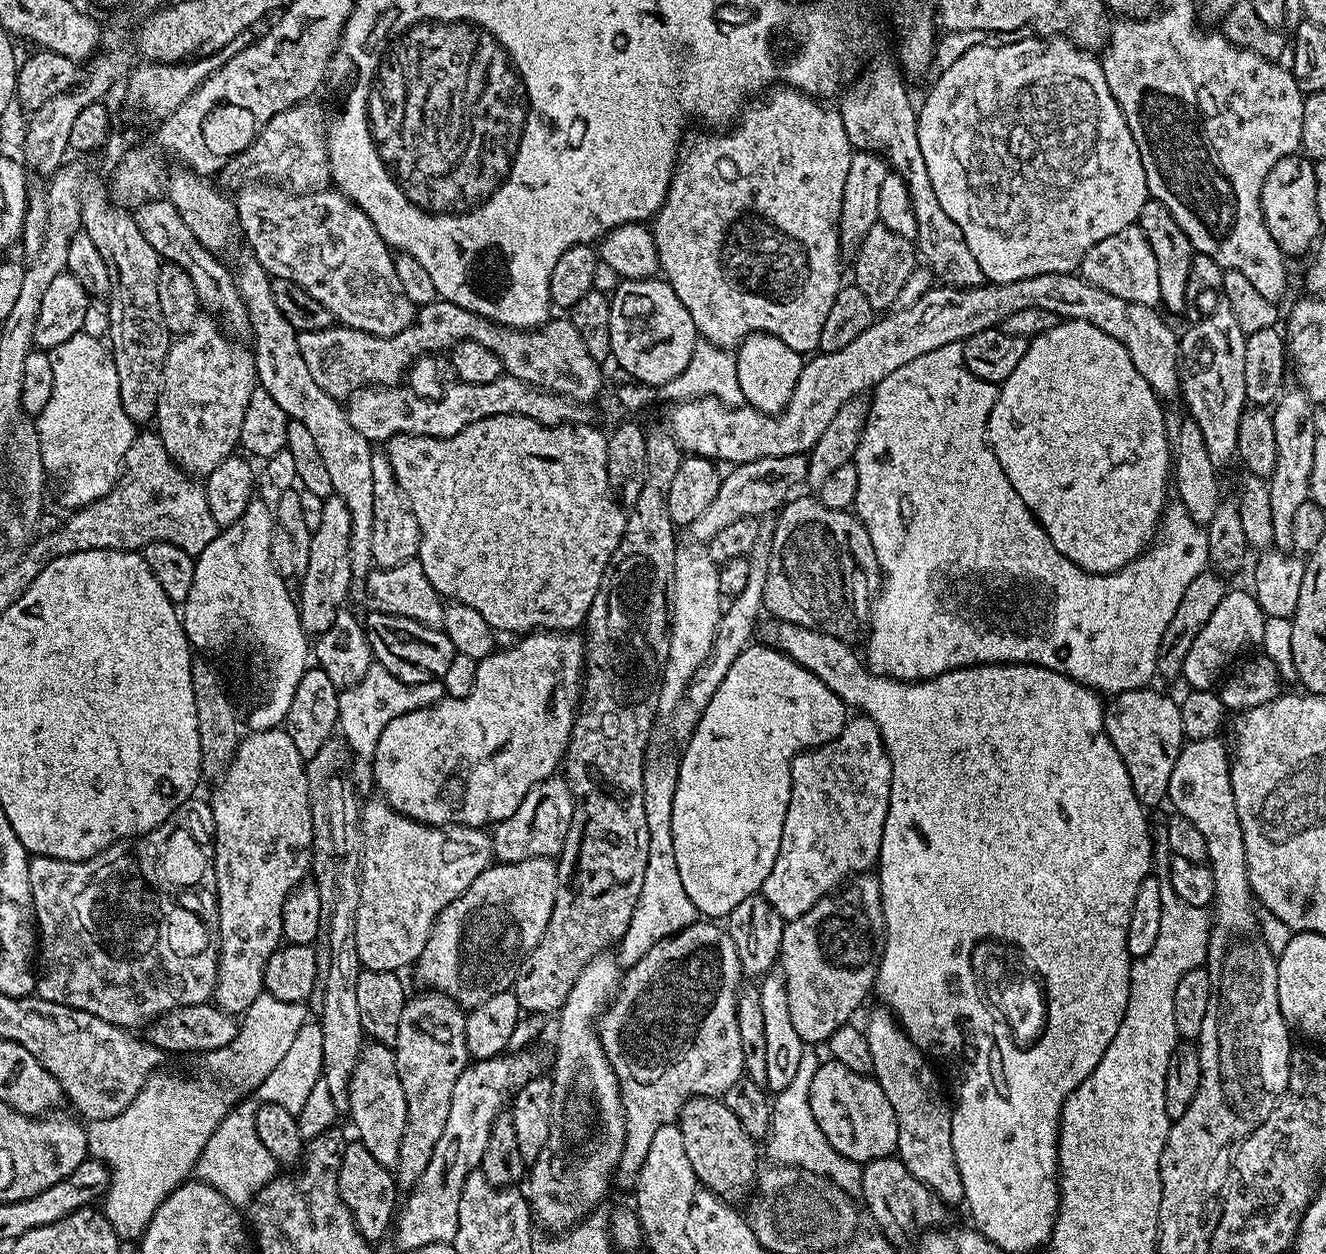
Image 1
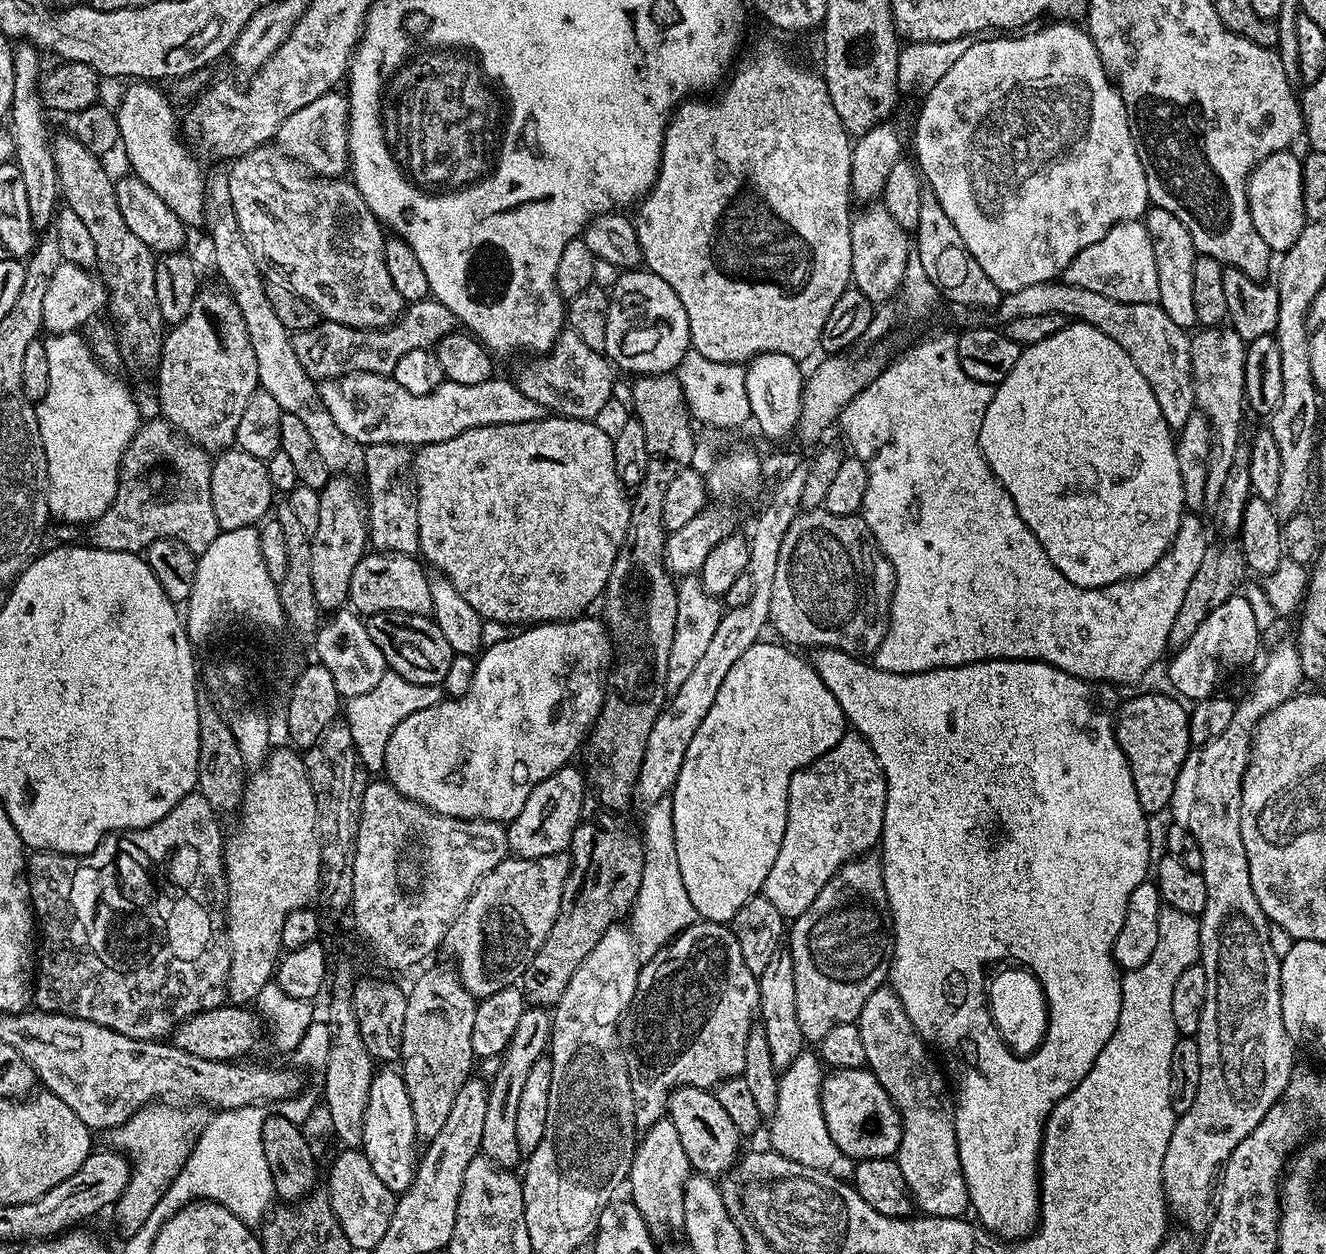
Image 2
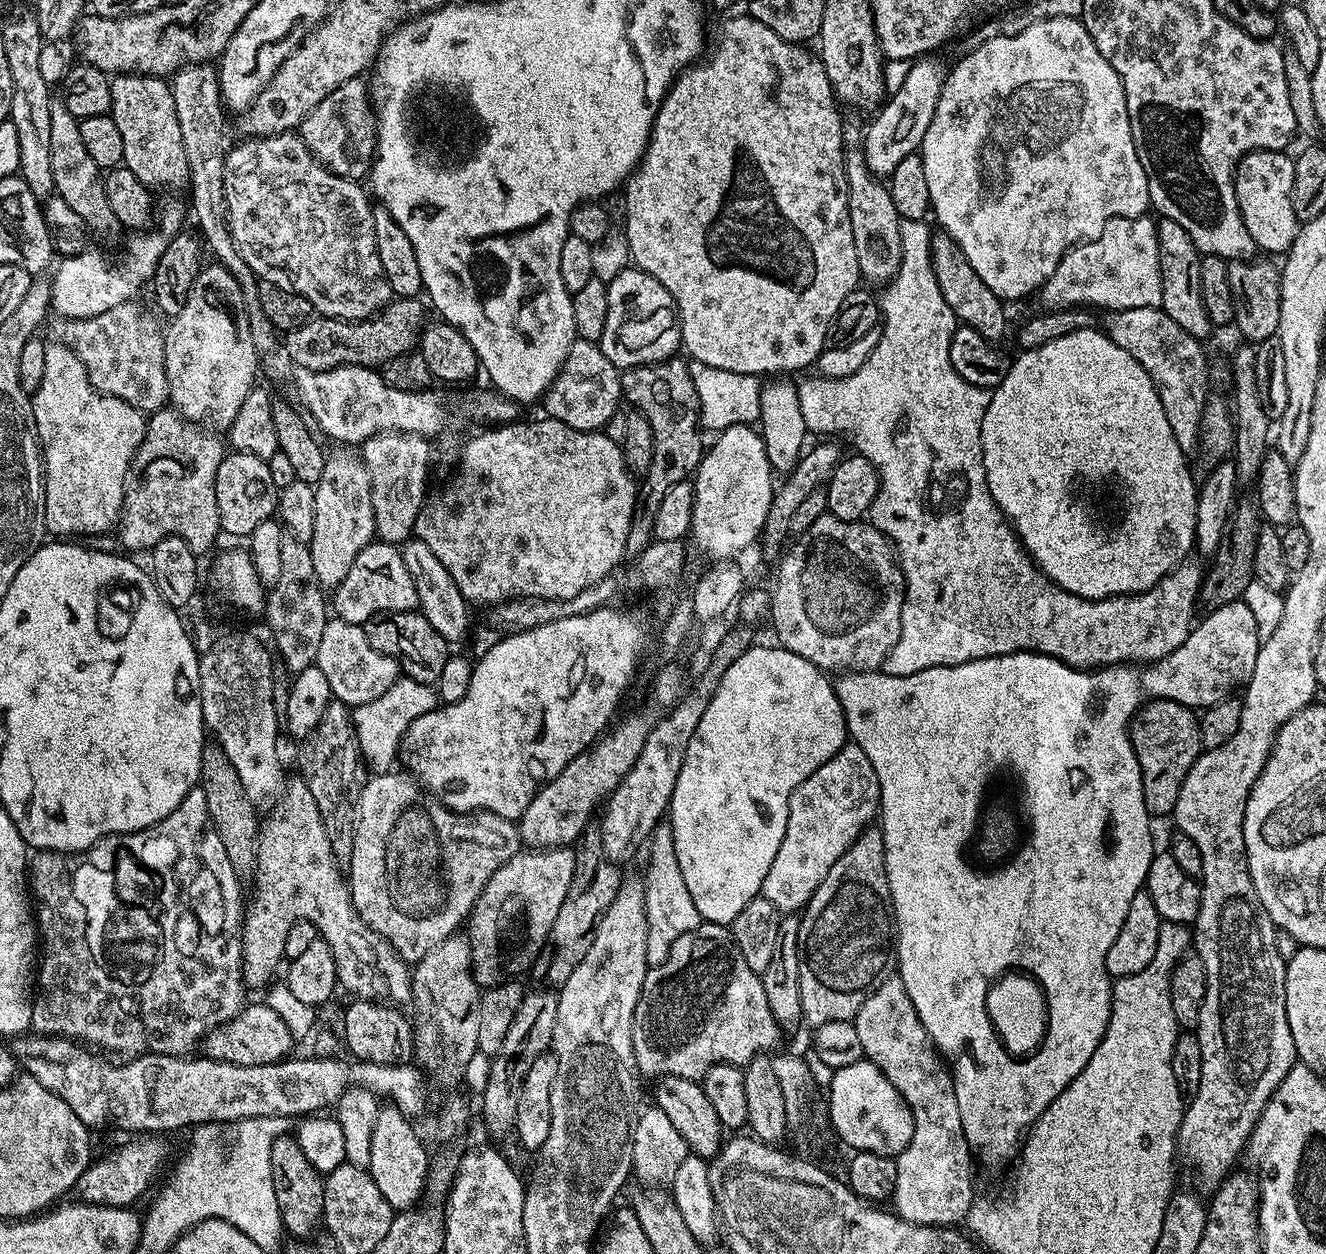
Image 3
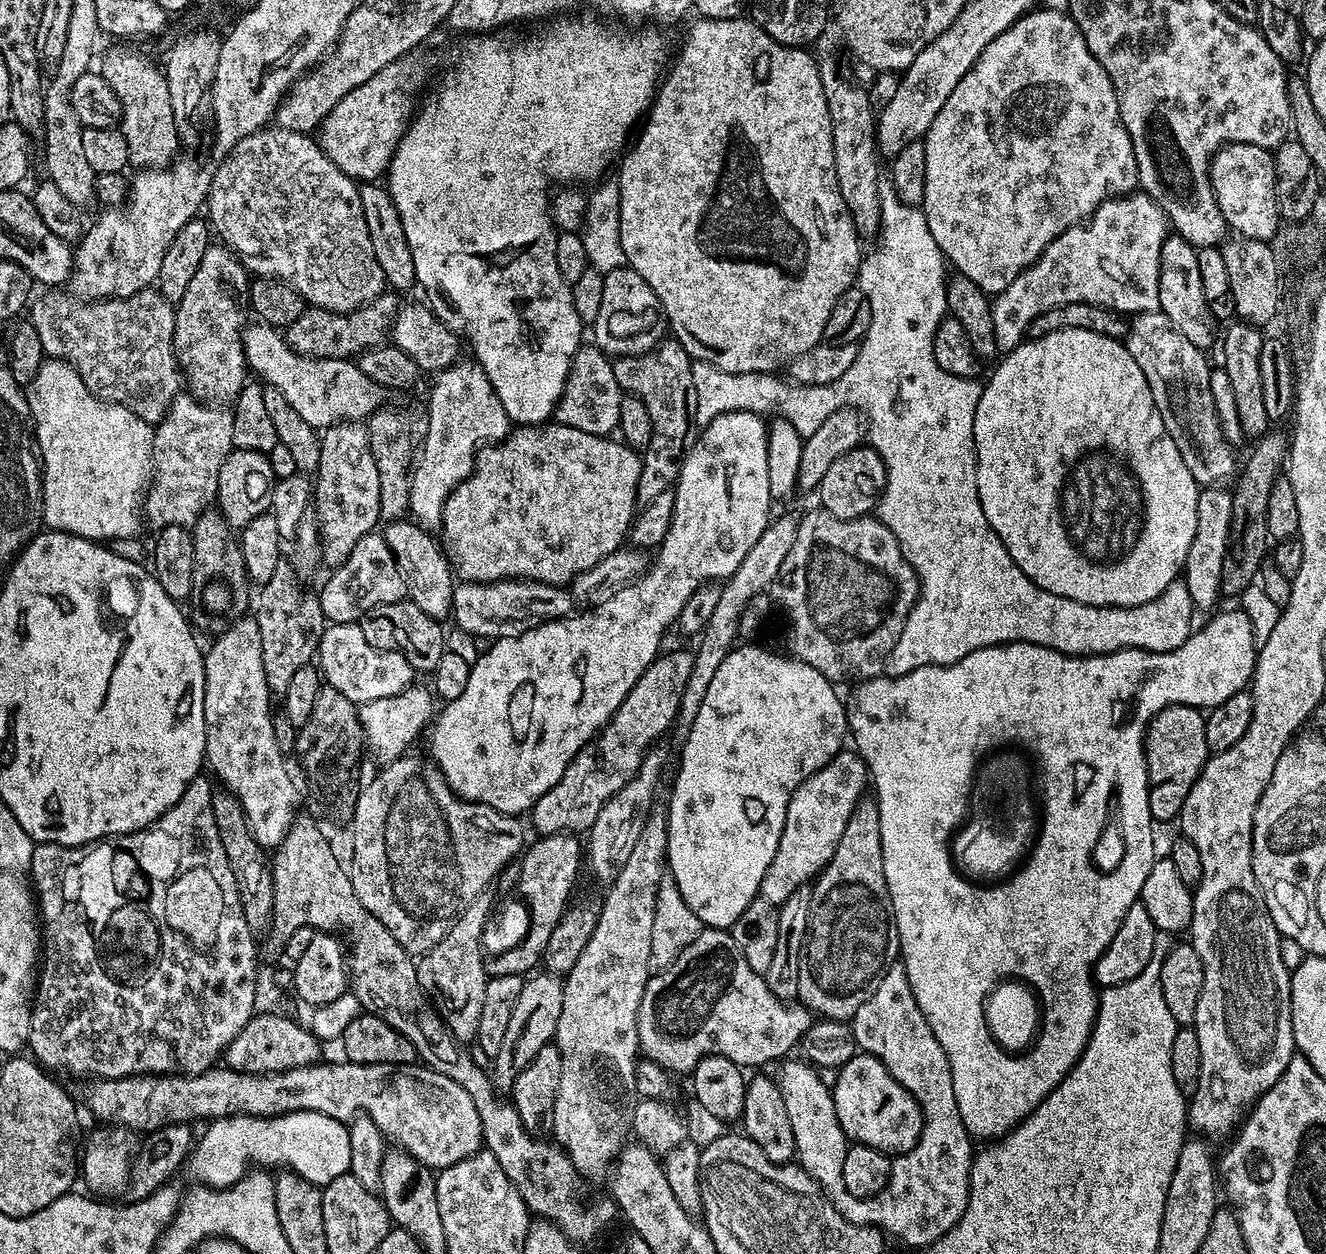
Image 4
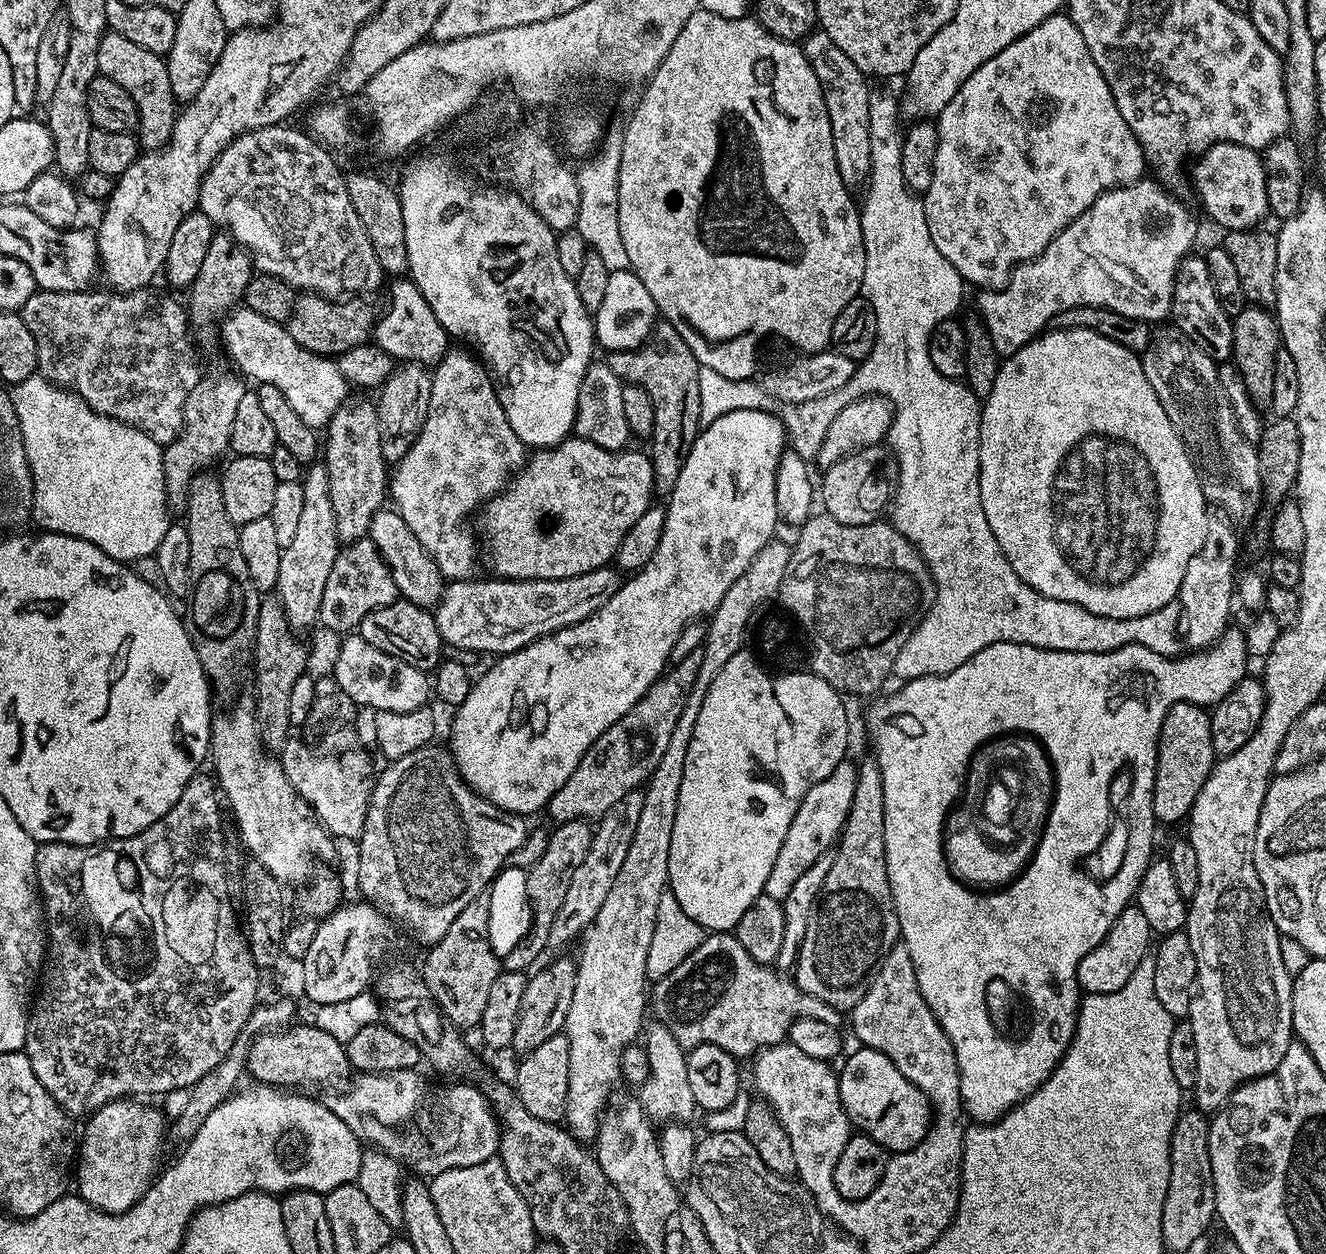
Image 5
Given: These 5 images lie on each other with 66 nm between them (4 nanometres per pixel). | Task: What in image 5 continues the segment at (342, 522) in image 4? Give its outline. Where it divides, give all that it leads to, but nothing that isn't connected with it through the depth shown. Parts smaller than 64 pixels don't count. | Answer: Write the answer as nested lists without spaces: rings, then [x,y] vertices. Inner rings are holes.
[[[370,400],[345,403],[332,415],[331,422],[325,427],[324,440],[322,463],[326,466],[326,474],[330,480],[330,506],[334,508],[334,526],[341,545],[353,544],[355,540],[367,537],[370,522],[374,514],[385,507],[386,493],[390,488],[390,466],[382,454],[375,405]]]

